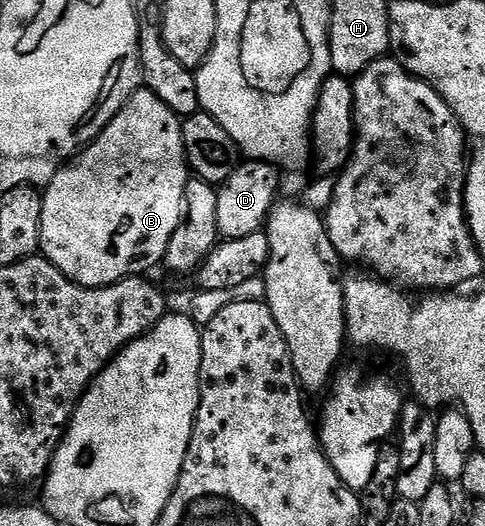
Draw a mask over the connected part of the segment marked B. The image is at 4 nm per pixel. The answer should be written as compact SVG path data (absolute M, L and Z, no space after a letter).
M141 87L129 98L126 106L122 106L122 110L118 110L118 114L114 114L112 121L96 135L95 140L91 140L85 148L80 149L71 159L61 164L54 174L54 178L42 192L44 205L42 206L40 252L44 259L50 261L58 270L62 270L62 274L66 274L66 278L87 288L104 288L107 284L117 284L119 280L125 280L128 276L148 274L155 264L159 265L166 254L166 246L170 246L170 238L174 238L174 230L178 230L180 221L184 219L184 195L190 179L190 169L188 159L184 157L181 123L181 117L166 106L158 95L152 93L148 88Z

